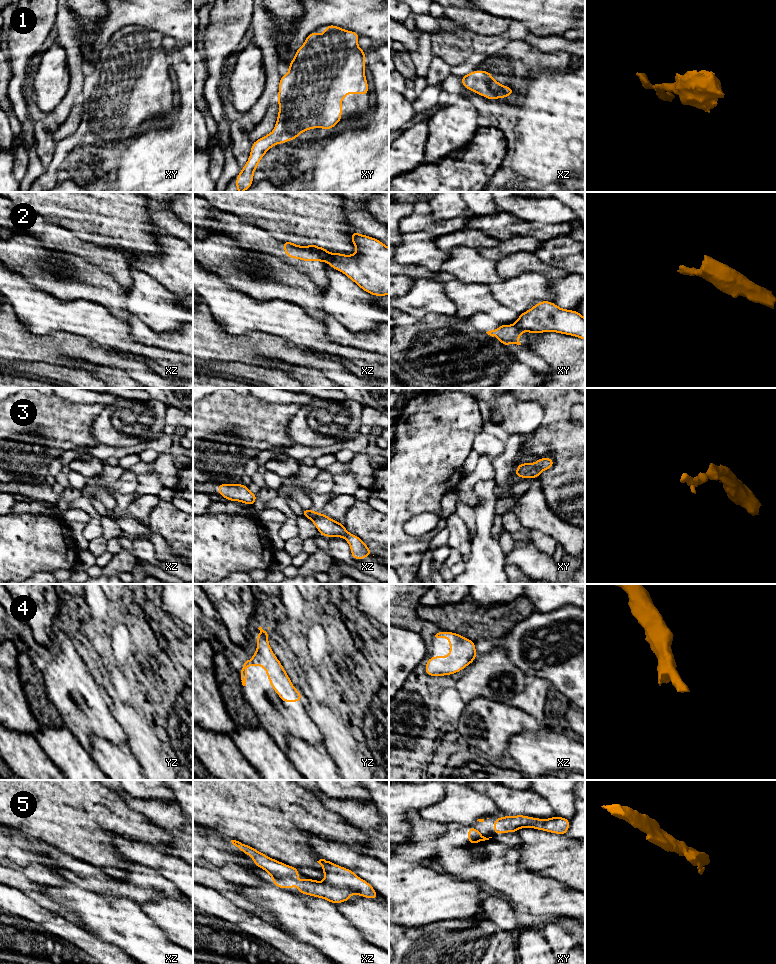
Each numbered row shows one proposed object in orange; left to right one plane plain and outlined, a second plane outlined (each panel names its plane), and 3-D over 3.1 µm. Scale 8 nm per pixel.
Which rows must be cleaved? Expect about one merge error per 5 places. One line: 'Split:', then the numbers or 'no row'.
Split: 2

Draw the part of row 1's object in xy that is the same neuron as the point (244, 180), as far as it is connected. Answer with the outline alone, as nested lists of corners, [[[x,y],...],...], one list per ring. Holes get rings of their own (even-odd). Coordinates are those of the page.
[[[326,25],[323,34],[310,33],[303,45],[295,52],[289,63],[288,73],[279,81],[279,112],[274,130],[252,143],[250,156],[236,177],[238,192],[248,190],[253,183],[254,171],[267,151],[278,143],[297,140],[297,136],[310,129],[332,129],[338,124],[342,113],[342,99],[347,94],[369,93],[365,77],[365,56],[357,41],[360,35],[336,25]]]

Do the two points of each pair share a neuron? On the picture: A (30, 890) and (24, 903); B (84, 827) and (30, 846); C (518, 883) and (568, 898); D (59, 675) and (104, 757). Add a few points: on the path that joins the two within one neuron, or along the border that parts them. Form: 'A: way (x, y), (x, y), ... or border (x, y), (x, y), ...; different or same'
A: border (10, 885), (18, 888), (47, 908); different
B: border (14, 828), (22, 831), (34, 841); different
C: way (530, 891), (541, 898), (556, 898); same
D: border (90, 735), (103, 736), (113, 745); different

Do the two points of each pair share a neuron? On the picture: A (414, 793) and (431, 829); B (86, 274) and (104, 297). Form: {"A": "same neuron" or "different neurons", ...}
{"A": "different neurons", "B": "same neuron"}

